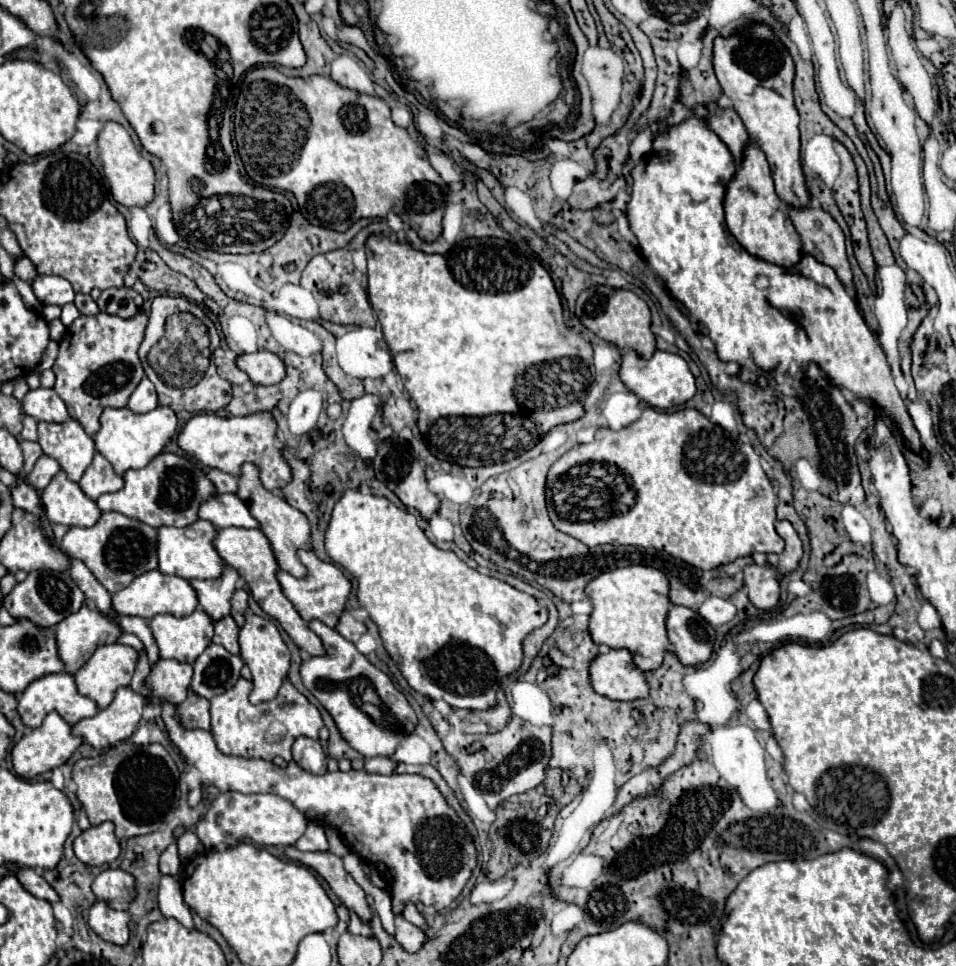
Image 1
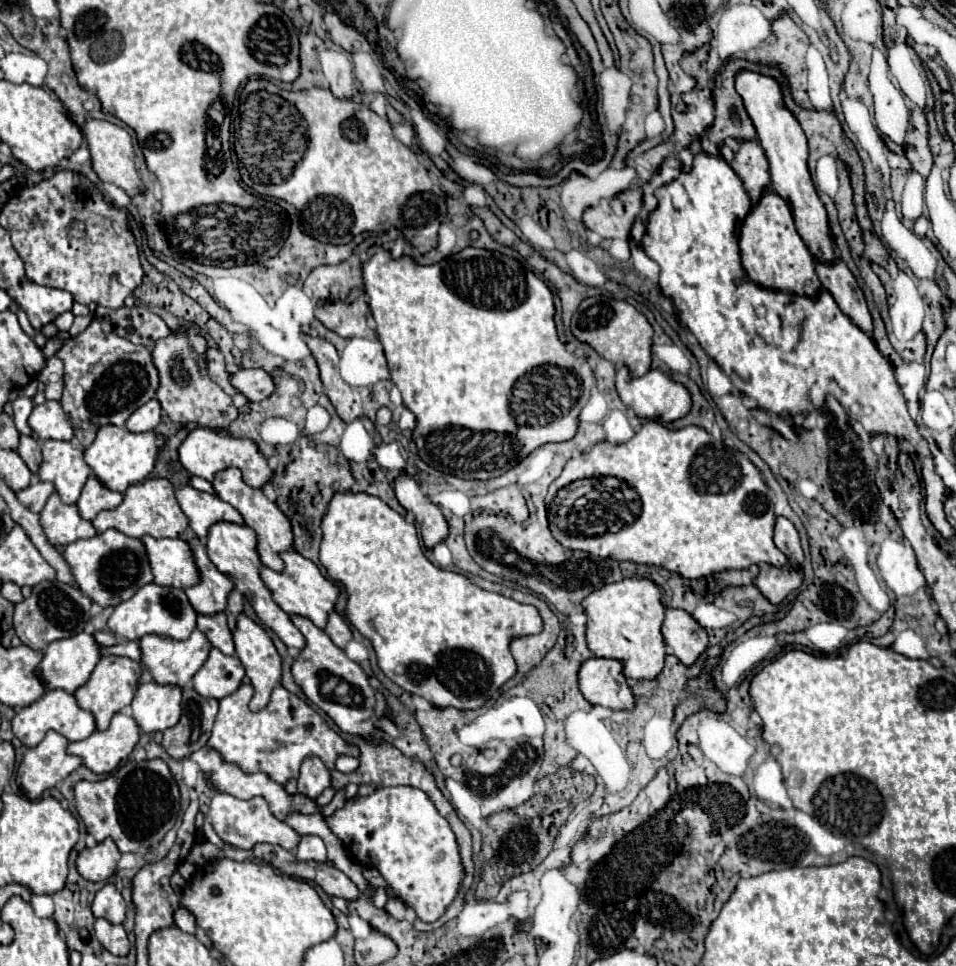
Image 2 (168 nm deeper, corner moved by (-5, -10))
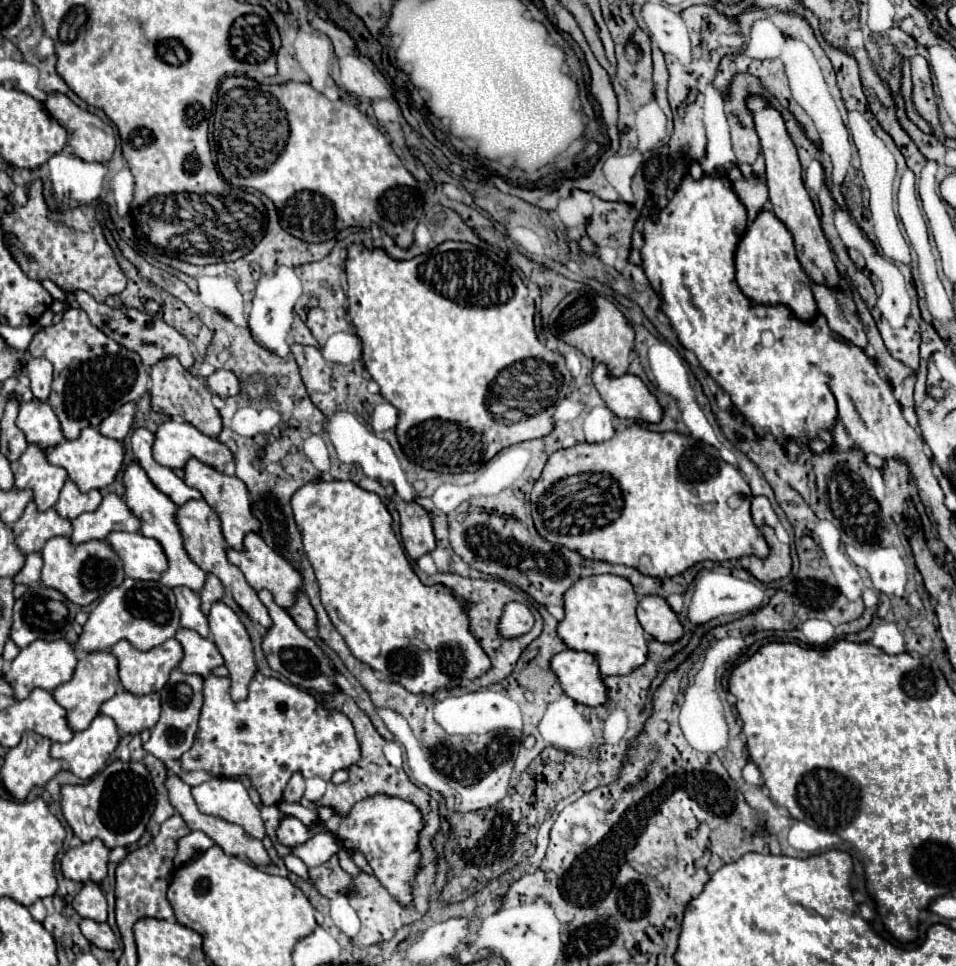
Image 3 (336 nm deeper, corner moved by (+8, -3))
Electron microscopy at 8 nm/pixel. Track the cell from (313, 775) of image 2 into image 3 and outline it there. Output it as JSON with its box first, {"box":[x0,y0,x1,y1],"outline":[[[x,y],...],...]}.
{"box":[284,775,304,803],"outline":[[[292,775],[288,781],[288,787],[284,789],[284,801],[286,803],[298,803],[304,795],[304,779],[302,775]]]}

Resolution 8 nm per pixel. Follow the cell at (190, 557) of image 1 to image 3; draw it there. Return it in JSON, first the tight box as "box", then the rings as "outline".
{"box":[106,531,168,581],"outline":[[[112,531],[106,541],[120,557],[126,575],[136,581],[158,581],[164,567],[168,567],[160,543],[140,533]]]}

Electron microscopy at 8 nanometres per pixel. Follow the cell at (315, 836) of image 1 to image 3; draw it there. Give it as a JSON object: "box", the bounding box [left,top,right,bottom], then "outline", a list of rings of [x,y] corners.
{"box":[276,815,316,847],"outline":[[[282,815],[280,823],[276,827],[276,839],[278,839],[278,843],[282,843],[286,847],[296,847],[296,845],[308,841],[314,833],[316,831],[308,831],[306,825],[292,815]]]}

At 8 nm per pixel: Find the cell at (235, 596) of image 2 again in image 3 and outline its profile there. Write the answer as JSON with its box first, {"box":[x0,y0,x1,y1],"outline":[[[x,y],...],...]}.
{"box":[198,575,224,615],"outline":[[[206,575],[206,583],[204,583],[204,587],[202,587],[202,591],[198,593],[200,595],[200,609],[202,609],[202,613],[206,615],[208,613],[208,607],[212,607],[212,603],[216,603],[216,601],[220,601],[220,597],[222,597],[222,593],[224,593],[224,587],[222,587],[222,583],[220,583],[220,579],[216,577],[216,575]]]}

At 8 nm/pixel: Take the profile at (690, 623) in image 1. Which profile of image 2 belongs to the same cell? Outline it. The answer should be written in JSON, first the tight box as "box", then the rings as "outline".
{"box":[663,608,709,666],"outline":[[[669,608],[663,622],[663,638],[671,654],[675,654],[685,666],[691,666],[709,646],[709,638],[703,626],[685,610]]]}

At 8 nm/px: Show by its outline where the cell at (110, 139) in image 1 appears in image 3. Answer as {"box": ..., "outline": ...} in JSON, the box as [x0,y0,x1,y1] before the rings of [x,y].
{"box":[44,93,116,163],"outline":[[[48,93],[46,101],[44,101],[44,107],[68,131],[68,145],[72,147],[72,151],[74,151],[76,157],[80,157],[84,161],[100,161],[100,163],[106,163],[106,161],[112,159],[114,147],[116,147],[114,131],[100,117],[96,117],[94,113],[90,113],[86,109],[80,109],[64,93]]]}

